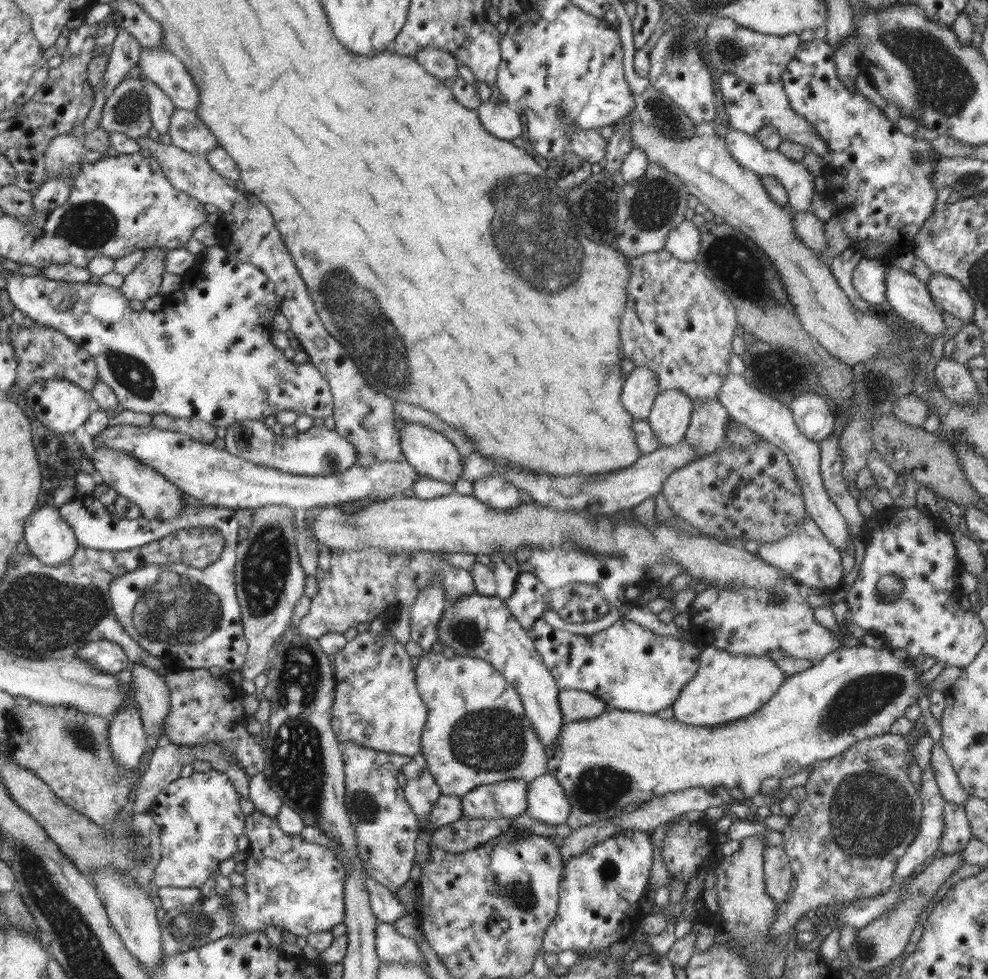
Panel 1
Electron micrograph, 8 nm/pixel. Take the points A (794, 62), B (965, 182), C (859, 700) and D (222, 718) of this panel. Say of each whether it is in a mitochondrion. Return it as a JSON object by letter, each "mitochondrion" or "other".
{"A":"other","B":"mitochondrion","C":"mitochondrion","D":"other"}

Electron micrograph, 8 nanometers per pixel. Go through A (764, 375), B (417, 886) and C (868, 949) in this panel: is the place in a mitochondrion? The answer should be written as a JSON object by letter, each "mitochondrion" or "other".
{"A":"other","B":"other","C":"mitochondrion"}

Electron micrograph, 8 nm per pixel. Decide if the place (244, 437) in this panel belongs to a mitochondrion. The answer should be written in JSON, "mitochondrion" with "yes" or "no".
{"mitochondrion":"no"}

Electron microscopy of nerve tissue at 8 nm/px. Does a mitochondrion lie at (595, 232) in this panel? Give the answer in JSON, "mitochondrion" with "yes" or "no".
{"mitochondrion":"yes"}

